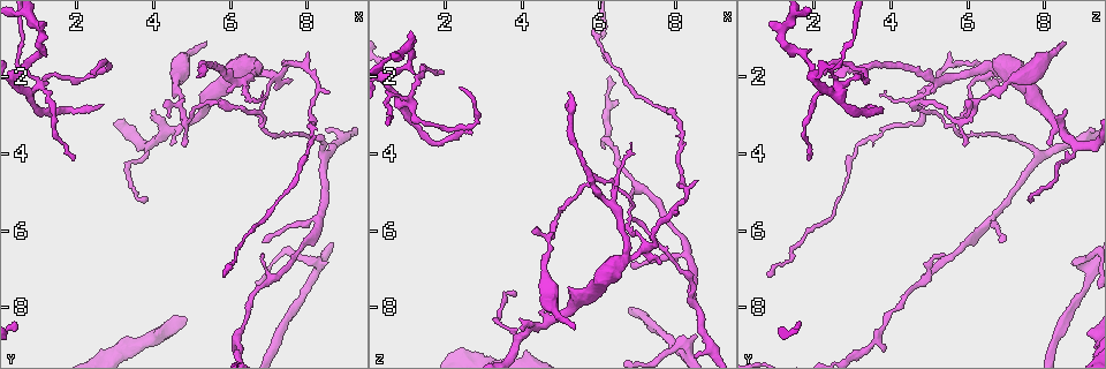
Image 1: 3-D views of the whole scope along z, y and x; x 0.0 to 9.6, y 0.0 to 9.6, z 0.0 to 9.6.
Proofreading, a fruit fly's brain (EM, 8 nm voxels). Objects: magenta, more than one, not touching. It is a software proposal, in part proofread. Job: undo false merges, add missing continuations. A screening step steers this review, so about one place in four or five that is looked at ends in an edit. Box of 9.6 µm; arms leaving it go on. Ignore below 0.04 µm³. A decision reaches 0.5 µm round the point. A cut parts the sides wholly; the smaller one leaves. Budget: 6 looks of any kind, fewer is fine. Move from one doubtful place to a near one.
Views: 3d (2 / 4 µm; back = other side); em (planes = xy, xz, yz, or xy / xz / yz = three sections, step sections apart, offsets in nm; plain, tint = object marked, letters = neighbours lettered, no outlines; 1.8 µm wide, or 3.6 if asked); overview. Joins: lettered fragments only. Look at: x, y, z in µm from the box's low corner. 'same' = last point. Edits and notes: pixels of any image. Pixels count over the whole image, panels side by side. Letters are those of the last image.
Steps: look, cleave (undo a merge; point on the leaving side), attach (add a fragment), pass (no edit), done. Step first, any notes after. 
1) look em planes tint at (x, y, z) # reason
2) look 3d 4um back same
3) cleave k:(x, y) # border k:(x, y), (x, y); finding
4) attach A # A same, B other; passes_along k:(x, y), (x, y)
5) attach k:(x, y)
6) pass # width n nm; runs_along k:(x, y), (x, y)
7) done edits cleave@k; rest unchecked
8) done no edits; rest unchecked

look 3d 4um at (4.55, 3.70, 8.05) # an open end

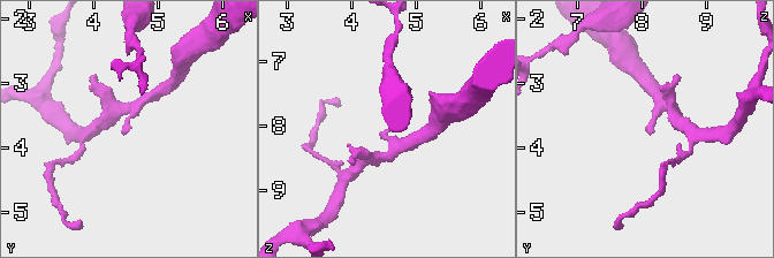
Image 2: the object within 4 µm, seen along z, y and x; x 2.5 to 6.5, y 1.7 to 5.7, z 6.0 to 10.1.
look em planes plain at (4.55, 3.75, 8.05) # shape alone is not enough

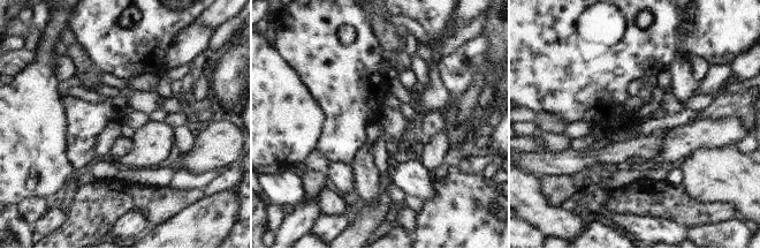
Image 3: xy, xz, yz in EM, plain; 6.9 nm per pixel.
look em planes letters same # what lies round it

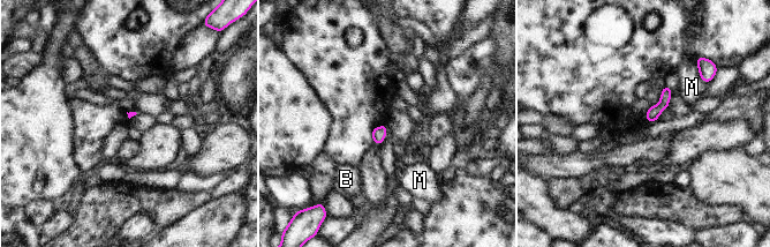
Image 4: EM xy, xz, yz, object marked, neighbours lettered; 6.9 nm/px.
pass # B other, M other; border 4:(694, 59), (697, 73), (706, 83); no lettered fragment goes on from it

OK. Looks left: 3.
look 3d 4um at (6.65, 1.75, 6.75) # thin arm on a thick one

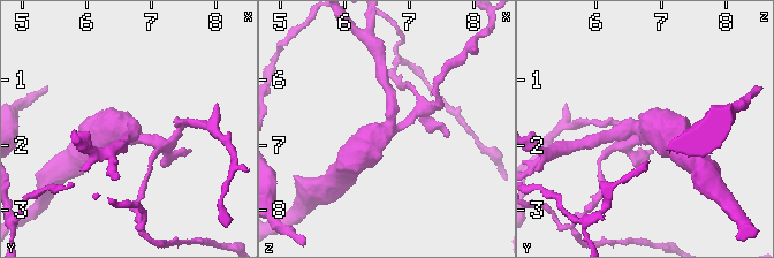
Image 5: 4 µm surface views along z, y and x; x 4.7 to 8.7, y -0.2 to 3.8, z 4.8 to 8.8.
look em xy step 16 tint at (6.60, 1.80, 6.70) # arms 3; arm_widths 170, 190, 550 nm

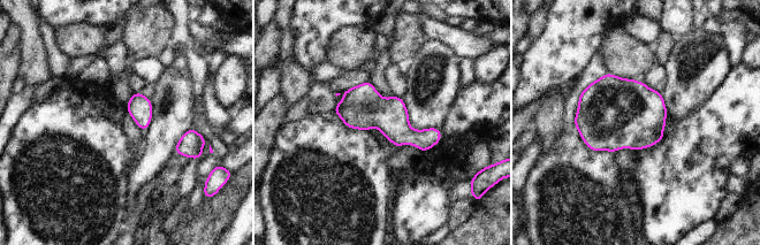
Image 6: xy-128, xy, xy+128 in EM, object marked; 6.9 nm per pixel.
look em planes letters same

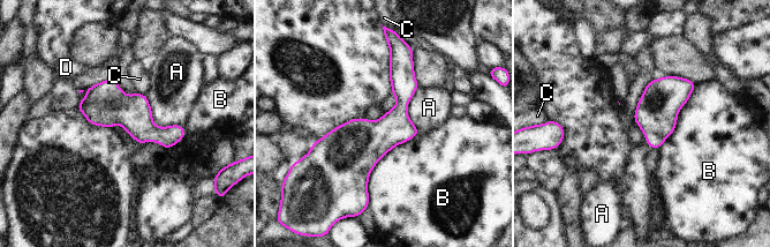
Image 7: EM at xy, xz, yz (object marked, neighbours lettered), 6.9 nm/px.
pass # longest_contact B 600 nm; A other, B other, C other, D other; border 7:(144, 95), (156, 125), (181, 126); all the same neuron

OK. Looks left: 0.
done no edits; rest unchecked

